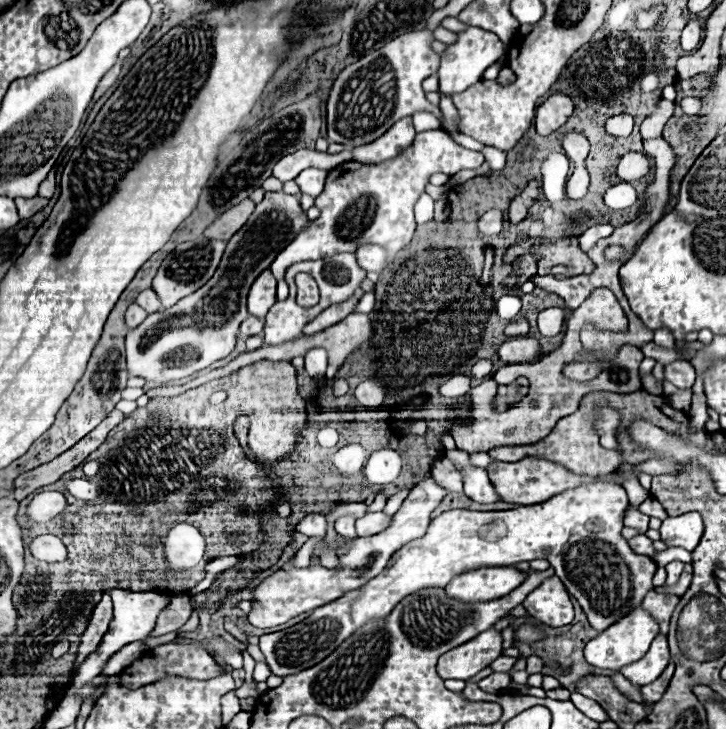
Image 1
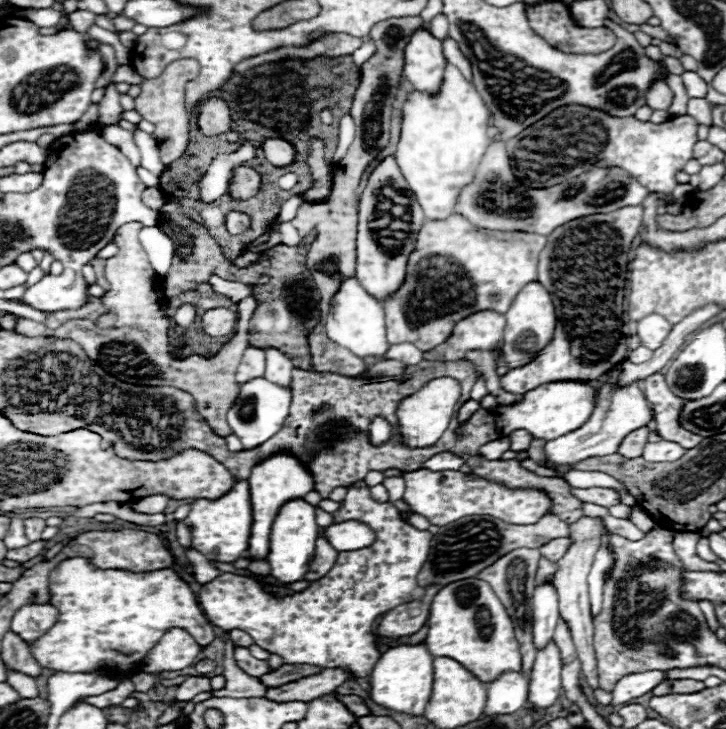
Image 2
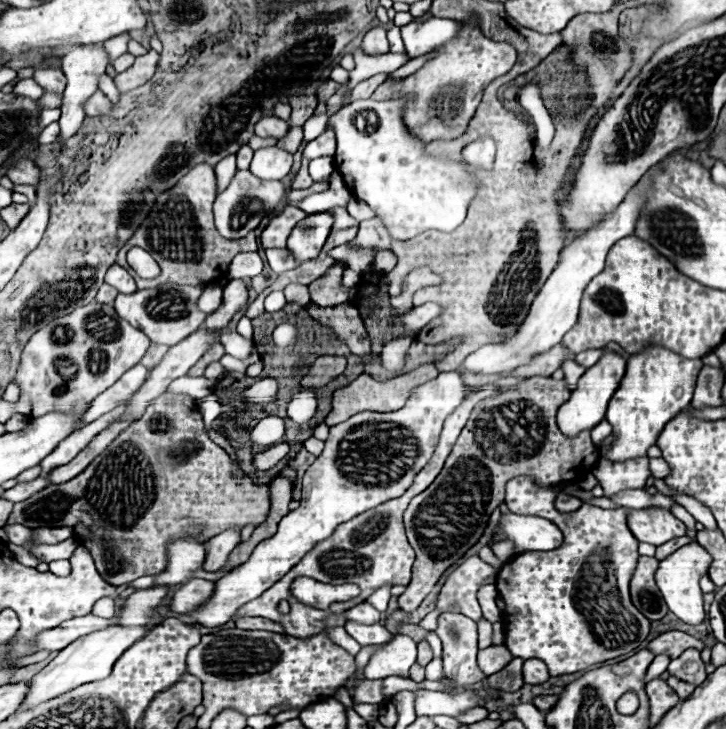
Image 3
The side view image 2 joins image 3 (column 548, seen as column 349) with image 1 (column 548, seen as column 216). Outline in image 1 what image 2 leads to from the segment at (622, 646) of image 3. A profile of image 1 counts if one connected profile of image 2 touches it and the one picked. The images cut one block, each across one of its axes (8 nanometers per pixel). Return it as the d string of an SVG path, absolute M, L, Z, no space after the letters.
M558 576L546 578L536 590L528 594L522 606L532 618L552 628L566 626L574 620L574 606Z

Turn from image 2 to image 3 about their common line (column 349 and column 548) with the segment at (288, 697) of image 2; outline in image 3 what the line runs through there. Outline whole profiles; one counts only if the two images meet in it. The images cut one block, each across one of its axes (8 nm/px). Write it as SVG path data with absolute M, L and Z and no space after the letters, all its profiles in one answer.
M526 660L524 662L524 682L526 684L544 684L550 678L546 664L542 660Z

